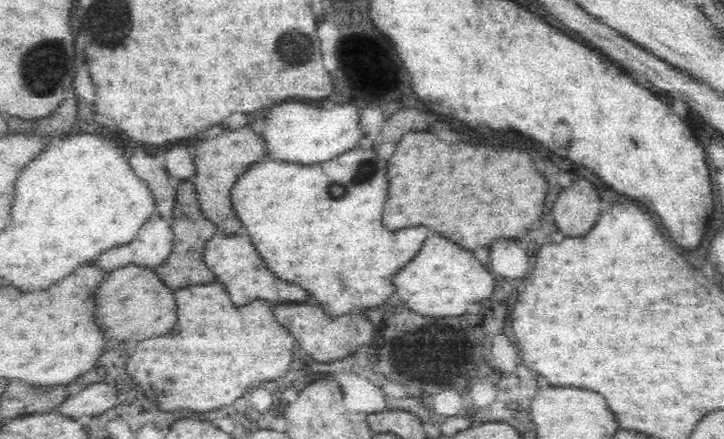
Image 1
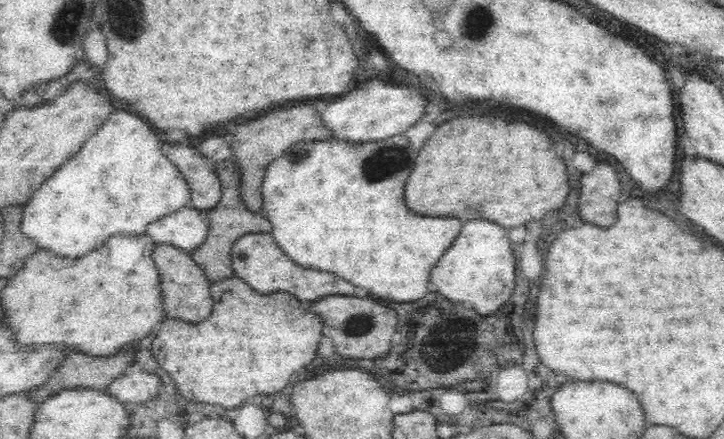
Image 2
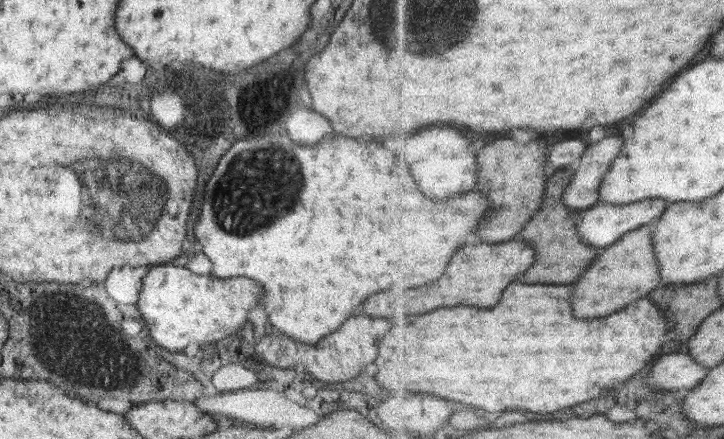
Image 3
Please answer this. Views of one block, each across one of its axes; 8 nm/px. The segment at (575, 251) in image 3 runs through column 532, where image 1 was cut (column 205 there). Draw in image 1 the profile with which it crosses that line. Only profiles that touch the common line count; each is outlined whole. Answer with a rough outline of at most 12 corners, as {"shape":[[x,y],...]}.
{"shape":[[189,179],[174,181],[170,252],[153,269],[173,291],[215,282],[200,261],[214,227]]}

